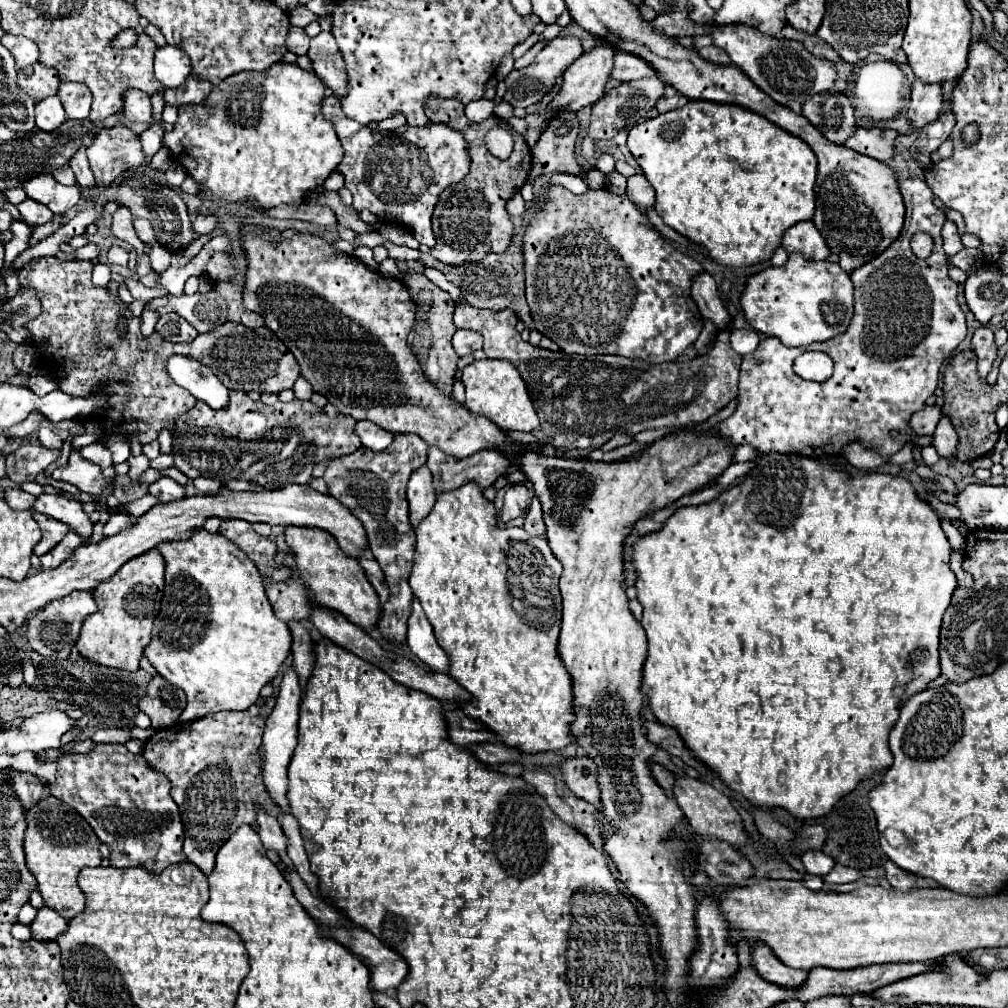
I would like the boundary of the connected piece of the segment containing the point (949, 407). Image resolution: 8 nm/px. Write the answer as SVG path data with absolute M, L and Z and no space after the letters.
M963 351L963 353L957 353L951 363L947 365L945 369L945 379L943 383L949 383L949 385L955 385L955 387L943 387L945 391L945 405L943 405L943 413L951 415L951 421L953 421L953 427L959 435L959 461L965 461L965 463L971 463L973 459L977 457L983 457L987 455L997 437L999 437L999 427L995 423L995 409L997 405L1001 403L1001 395L999 395L999 389L997 385L989 385L989 387L975 387L979 385L979 377L977 377L977 357L973 351Z

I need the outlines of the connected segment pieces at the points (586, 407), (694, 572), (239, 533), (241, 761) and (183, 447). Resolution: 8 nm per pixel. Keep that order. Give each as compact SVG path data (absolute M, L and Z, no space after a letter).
M457 301L453 321L457 329L483 335L487 357L507 359L517 367L541 419L539 429L533 431L539 449L545 445L553 445L557 451L599 449L617 433L633 437L645 429L703 423L737 397L741 355L731 349L729 329L717 333L715 345L705 355L653 365L619 355L569 355L535 347L517 333L517 315L511 309L477 309L467 301Z
M761 453L755 461L753 461L753 469L741 477L739 485L733 485L731 489L723 491L717 499L709 501L709 503L701 503L701 505L689 505L689 507L679 507L675 509L675 513L663 523L663 527L659 531L653 533L645 533L643 537L639 537L633 547L631 547L631 557L633 557L633 565L635 565L635 573L637 573L637 599L643 605L643 619L641 625L647 633L649 639L649 651L647 651L647 659L643 665L643 681L641 681L641 691L649 701L649 707L653 711L653 715L669 727L679 729L681 737L685 739L685 743L693 749L695 757L701 759L705 765L709 765L713 771L719 773L719 777L727 783L727 787L731 791L741 793L745 799L749 799L753 805L757 807L783 807L787 809L791 815L799 817L799 819L811 819L811 817L823 817L827 815L833 805L847 795L849 791L855 789L855 785L869 777L875 771L887 769L893 763L891 757L891 749L889 749L889 731L893 729L893 725L899 719L899 707L905 699L909 699L913 693L923 691L927 687L927 683L935 677L939 677L939 629L941 629L941 621L945 611L951 605L951 597L955 593L955 589L959 587L957 575L951 571L949 567L949 559L951 559L951 545L947 541L947 535L941 529L941 519L937 517L937 513L933 511L933 507L923 501L915 487L911 485L909 479L905 477L895 477L895 475L887 475L887 473L863 473L863 475L851 475L847 471L841 469L841 465L837 463L829 463L829 461L817 461L817 459L807 459L801 455L787 455L787 453Z
M225 519L219 527L221 533L225 533L225 537L229 537L239 549L243 549L247 553L249 559L253 559L253 563L257 565L261 577L273 579L273 581L283 581L289 577L289 571L277 571L269 565L269 559L265 555L265 551L277 551L277 545L263 535L257 535L253 531L253 527L247 521L241 519Z
M267 697L265 703L255 707L257 711L221 711L161 731L157 729L145 741L143 757L149 765L165 773L173 785L171 797L179 805L185 825L183 853L205 875L213 871L215 855L229 835L243 823L257 823L259 809L265 809L275 819L283 817L281 807L265 789L259 755L263 727L275 707L275 697Z
M229 391L229 403L221 409L211 409L209 405L197 401L187 413L179 415L175 421L173 435L173 457L175 467L189 479L211 477L221 481L229 491L257 491L257 489L281 489L291 483L305 485L311 477L313 467L323 459L335 459L349 455L361 447L357 435L353 433L353 417L341 415L333 405L317 407L311 401L293 399L289 403L263 405L261 401L251 401L245 391Z

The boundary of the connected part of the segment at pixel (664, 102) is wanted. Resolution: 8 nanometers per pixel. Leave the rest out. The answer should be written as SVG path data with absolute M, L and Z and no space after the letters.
M669 83L665 85L665 95L661 99L657 99L657 113L665 113L665 111L671 111L671 109L677 109L677 107L683 107L689 99L685 95L679 95L677 89L673 89Z

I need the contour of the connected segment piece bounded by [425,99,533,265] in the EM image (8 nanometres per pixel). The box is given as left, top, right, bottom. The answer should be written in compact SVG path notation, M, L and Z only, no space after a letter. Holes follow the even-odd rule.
M433 99L425 105L425 115L431 121L437 123L449 123L453 129L461 129L465 133L465 139L469 141L469 153L471 153L471 171L469 175L459 181L457 185L451 185L441 193L441 201L437 203L437 209L433 211L433 233L437 239L437 245L431 249L431 255L439 259L445 265L463 265L467 261L479 261L487 253L503 253L513 237L513 221L507 213L507 201L525 185L529 173L531 173L531 149L523 135L509 129L511 125L495 115L487 117L481 123L473 123L465 117L463 105L453 99ZM493 127L509 129L515 141L513 153L509 159L493 157L485 145L485 135Z

